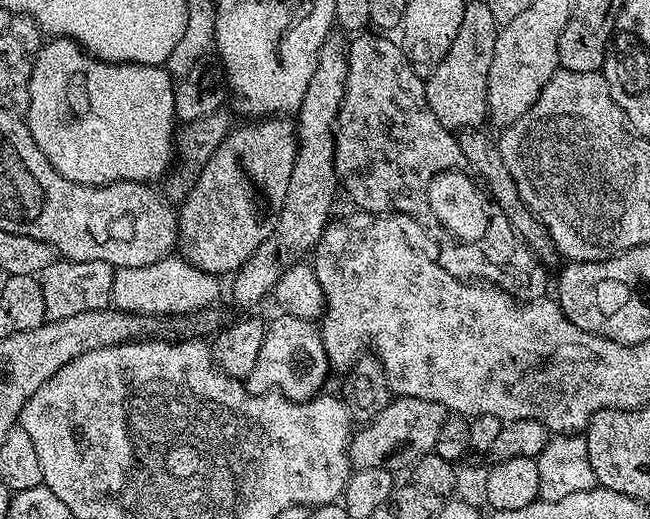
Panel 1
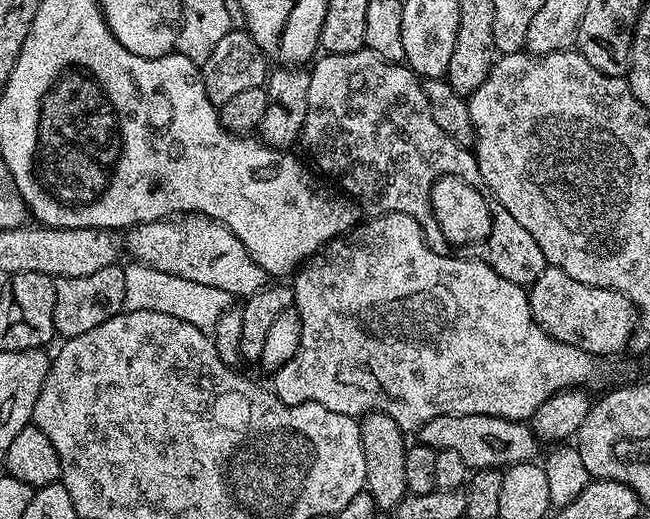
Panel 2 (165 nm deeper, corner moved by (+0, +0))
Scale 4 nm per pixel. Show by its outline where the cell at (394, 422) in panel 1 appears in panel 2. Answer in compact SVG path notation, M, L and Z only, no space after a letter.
M462 414L461 416L439 416L418 429L419 443L436 449L455 450L466 462L469 470L494 468L507 470L516 464L526 464L537 459L542 448L536 433L523 420L507 420L486 414Z

